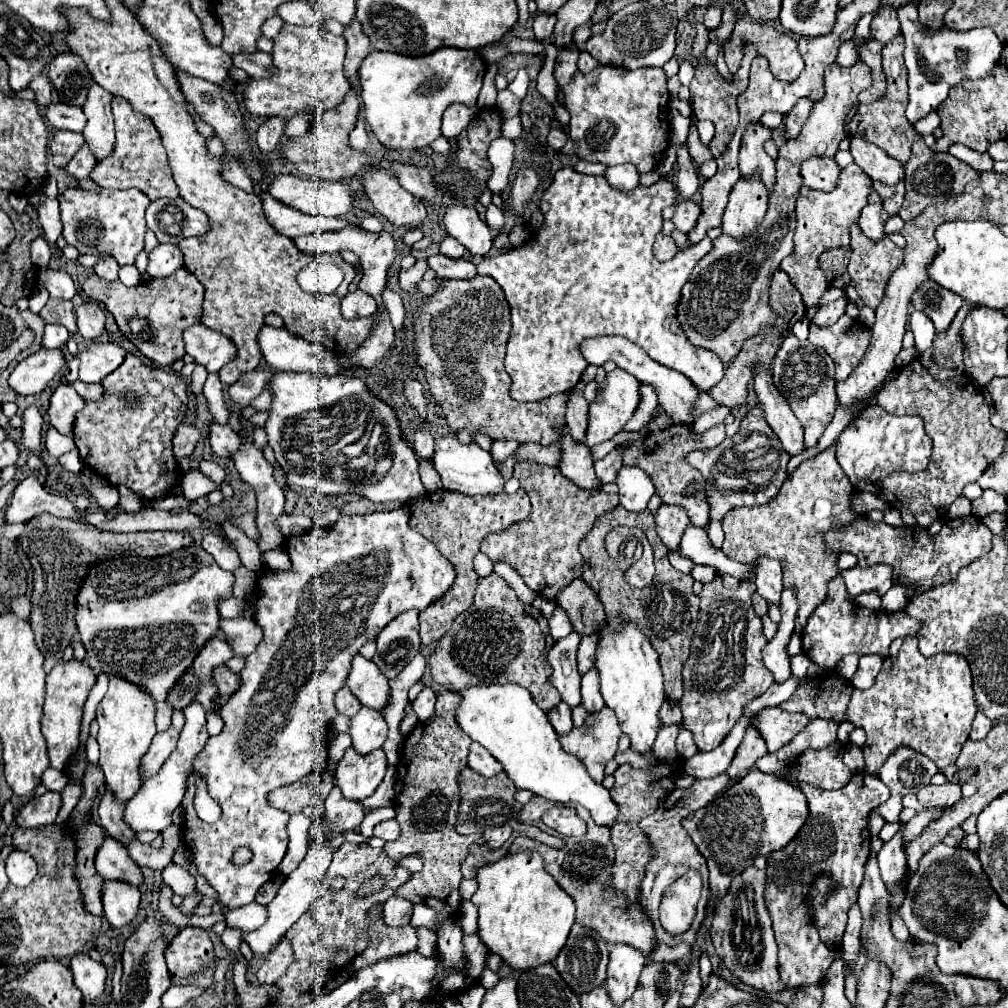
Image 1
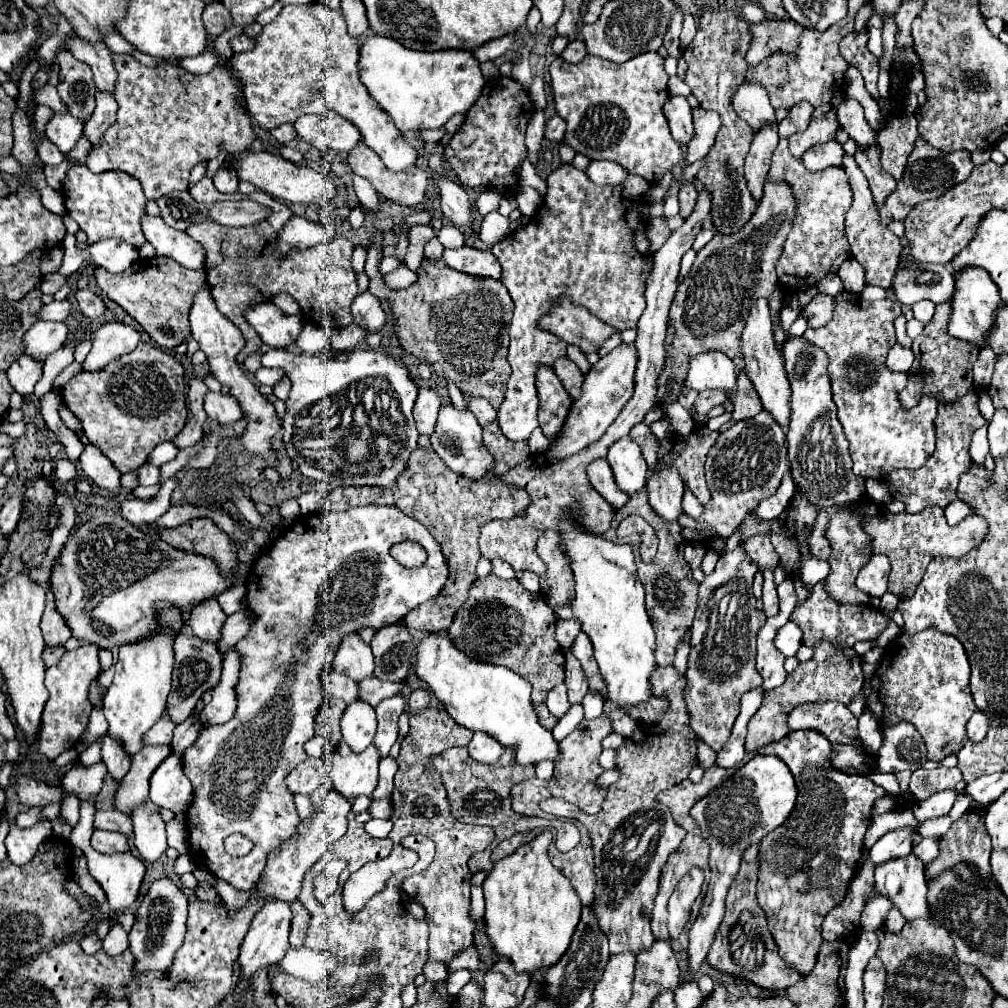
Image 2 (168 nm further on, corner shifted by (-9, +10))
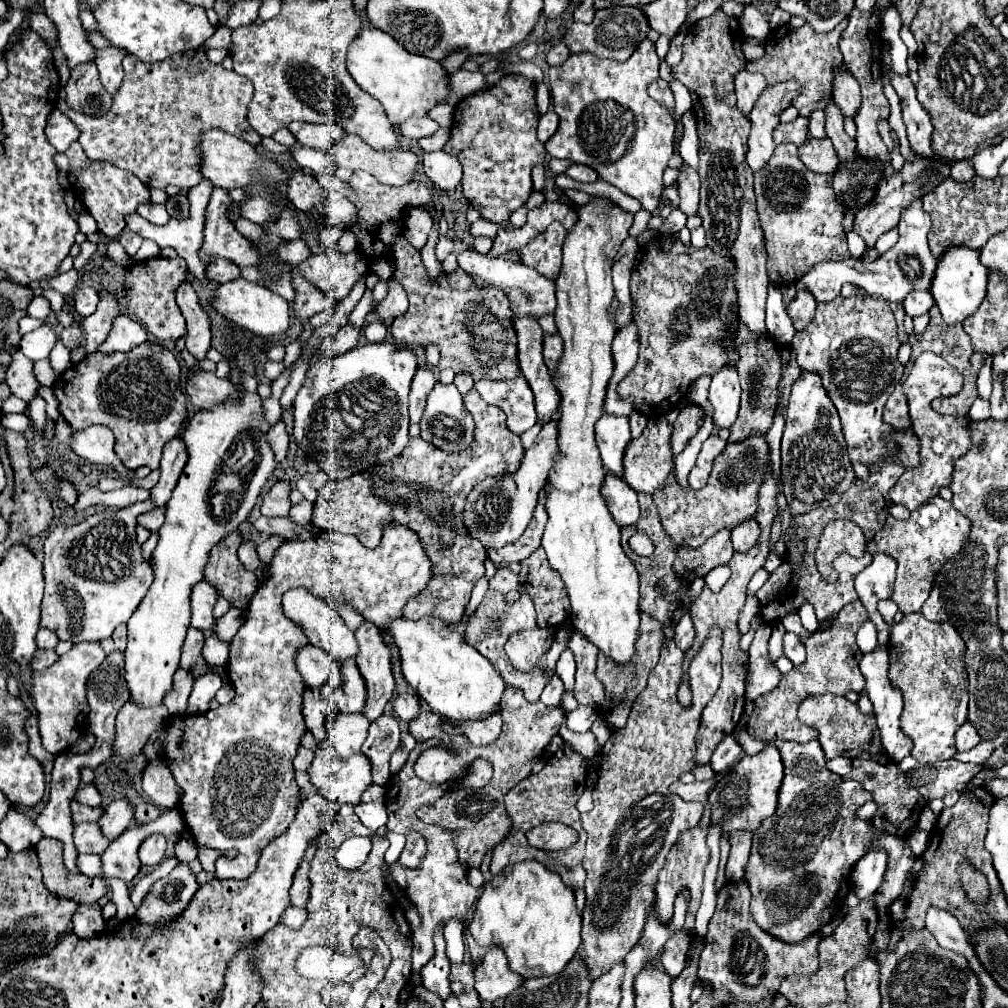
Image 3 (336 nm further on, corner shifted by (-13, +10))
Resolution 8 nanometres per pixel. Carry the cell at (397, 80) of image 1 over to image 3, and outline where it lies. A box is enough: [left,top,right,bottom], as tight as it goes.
[347,27,449,125]

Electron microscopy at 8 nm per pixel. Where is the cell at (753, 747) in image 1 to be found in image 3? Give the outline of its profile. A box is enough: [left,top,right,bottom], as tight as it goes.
[747,601,869,743]

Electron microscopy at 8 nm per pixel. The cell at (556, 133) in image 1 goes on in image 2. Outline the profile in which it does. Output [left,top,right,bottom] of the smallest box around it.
[545,115,567,143]

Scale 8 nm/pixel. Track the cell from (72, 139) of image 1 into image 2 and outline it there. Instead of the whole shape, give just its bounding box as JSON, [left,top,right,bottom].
[45,115,83,153]

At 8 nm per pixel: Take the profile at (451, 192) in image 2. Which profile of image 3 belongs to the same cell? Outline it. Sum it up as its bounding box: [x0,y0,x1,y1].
[421,151,461,191]

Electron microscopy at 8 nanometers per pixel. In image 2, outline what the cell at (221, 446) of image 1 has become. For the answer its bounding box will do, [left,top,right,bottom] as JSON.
[205,393,243,425]

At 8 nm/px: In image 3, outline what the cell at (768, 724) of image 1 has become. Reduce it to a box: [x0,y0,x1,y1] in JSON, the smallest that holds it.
[797,694,879,759]

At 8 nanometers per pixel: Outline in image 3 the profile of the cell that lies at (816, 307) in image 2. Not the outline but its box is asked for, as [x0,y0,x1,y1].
[785,291,817,331]

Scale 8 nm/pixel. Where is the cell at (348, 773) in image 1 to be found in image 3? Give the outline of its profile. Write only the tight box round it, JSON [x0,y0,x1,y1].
[309,747,371,805]

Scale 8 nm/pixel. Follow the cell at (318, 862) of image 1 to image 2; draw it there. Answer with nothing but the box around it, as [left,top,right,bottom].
[239,899,293,989]

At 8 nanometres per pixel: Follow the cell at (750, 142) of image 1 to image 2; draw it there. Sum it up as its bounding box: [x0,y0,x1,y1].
[733,83,777,133]

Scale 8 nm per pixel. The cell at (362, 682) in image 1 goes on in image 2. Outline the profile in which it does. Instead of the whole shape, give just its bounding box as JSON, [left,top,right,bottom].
[333,633,375,681]

